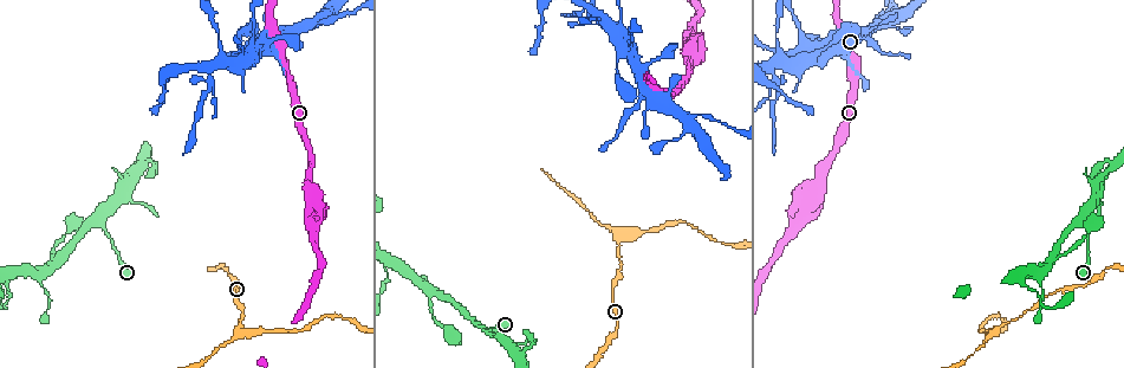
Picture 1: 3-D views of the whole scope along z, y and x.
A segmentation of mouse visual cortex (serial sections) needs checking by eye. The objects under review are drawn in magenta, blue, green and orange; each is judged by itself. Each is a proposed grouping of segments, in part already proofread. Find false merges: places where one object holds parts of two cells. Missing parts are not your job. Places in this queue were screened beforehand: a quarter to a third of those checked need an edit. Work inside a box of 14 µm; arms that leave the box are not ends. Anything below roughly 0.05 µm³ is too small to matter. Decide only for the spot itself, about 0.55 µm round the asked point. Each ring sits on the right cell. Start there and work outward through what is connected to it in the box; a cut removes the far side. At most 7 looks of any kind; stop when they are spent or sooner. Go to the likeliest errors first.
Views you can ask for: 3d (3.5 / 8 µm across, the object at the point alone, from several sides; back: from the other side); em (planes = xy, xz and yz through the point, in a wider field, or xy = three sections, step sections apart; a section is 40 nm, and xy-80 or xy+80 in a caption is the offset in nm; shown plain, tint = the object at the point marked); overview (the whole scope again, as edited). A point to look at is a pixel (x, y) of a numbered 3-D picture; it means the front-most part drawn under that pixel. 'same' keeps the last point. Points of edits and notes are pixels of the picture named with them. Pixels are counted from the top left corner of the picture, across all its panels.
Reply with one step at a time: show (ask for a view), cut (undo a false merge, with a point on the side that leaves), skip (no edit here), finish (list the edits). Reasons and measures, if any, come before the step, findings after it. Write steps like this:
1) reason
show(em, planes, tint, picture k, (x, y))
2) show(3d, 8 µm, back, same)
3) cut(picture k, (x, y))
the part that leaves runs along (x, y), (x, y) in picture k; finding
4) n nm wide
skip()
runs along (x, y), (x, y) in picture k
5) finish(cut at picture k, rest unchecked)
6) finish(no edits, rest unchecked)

arms part here
show(3d, 3.5 µm, back, picture 1, (483, 325))

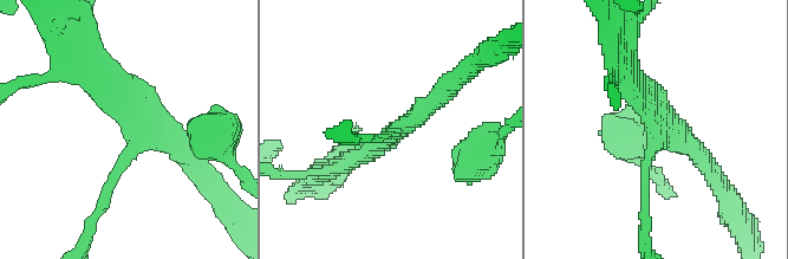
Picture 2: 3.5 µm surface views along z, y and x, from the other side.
skip()
runs along (364, 138), (394, 133), (458, 78) in picture 2; one cell here

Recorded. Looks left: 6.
sharp bend
show(3d, 3.5 µm, picture 1, (815, 59))

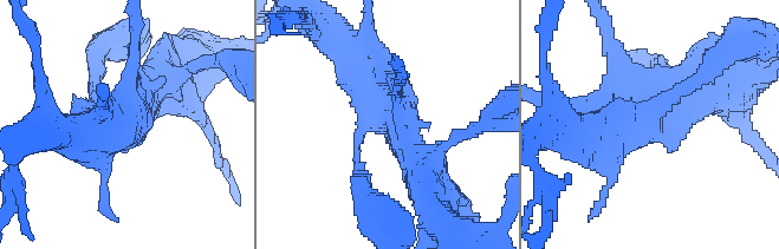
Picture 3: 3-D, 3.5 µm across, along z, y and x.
show(em, xy, step 2, tint, picture 3, (655, 121))

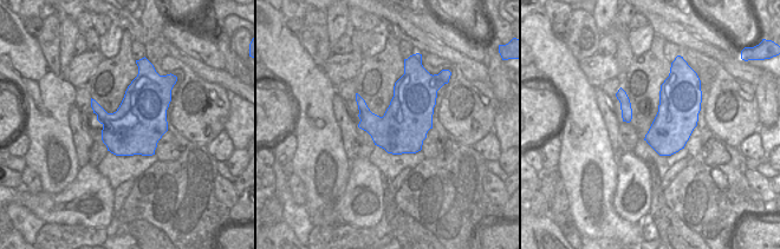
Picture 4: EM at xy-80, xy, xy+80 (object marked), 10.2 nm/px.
skip()
runs along (421, 166), (385, 84), (349, 48) in picture 3; all the same cell

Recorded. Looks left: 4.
three-way junction
show(3d, 8 µm, picture 1, (771, 89))

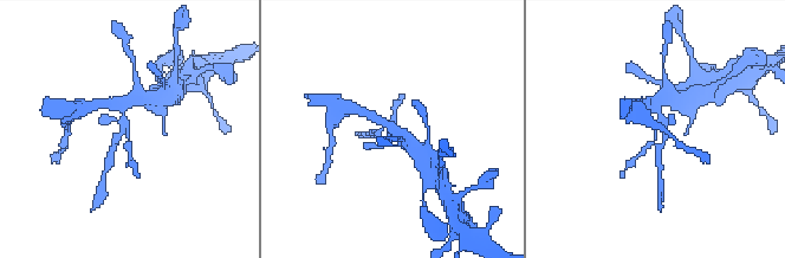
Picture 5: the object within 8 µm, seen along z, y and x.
show(em, xy, step 2, tint, picture 5, (656, 132))

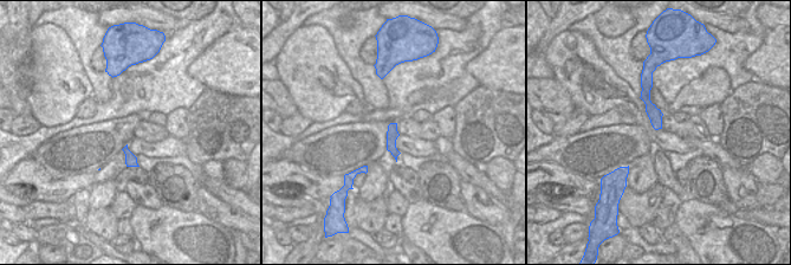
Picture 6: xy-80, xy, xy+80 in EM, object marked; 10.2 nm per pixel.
120 nm wide
skip()
runs along (656, 102), (663, 123), (635, 161) in picture 5; one cell here

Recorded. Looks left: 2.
finish(no edits, rest unchecked)

